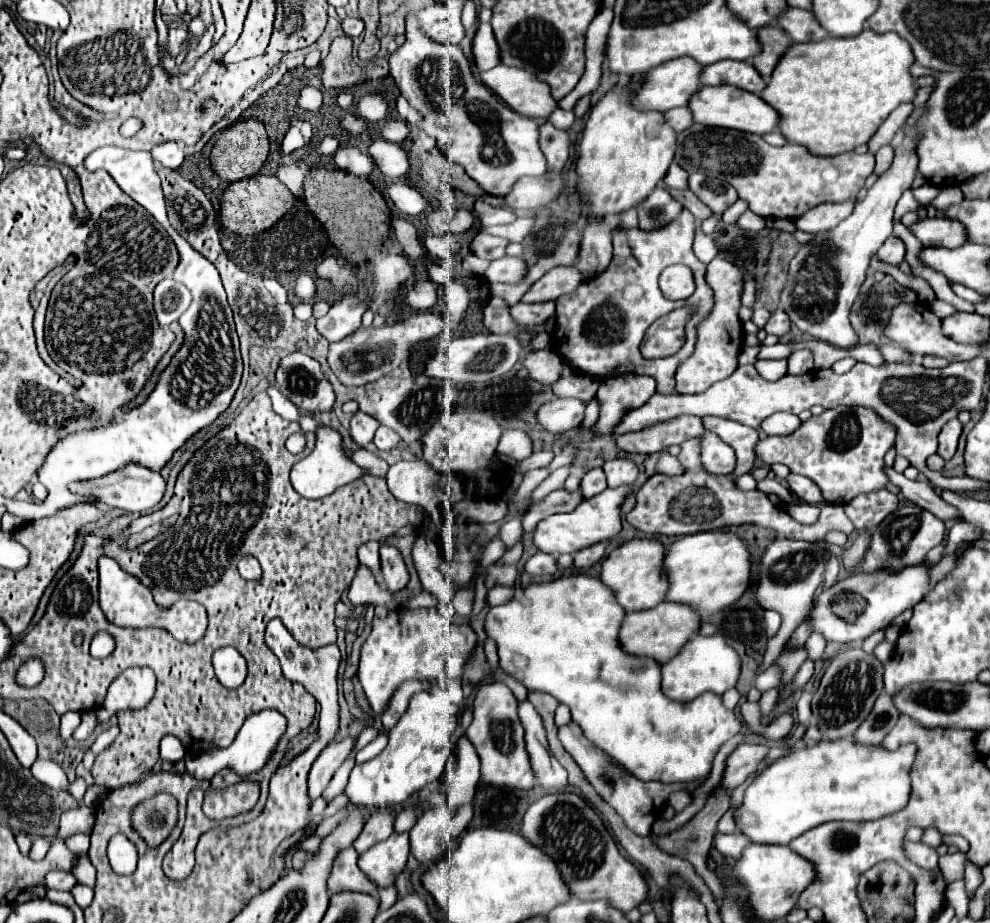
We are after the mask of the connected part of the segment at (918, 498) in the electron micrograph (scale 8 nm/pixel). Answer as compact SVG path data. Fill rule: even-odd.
M887 465L883 467L883 471L885 471L887 479L889 479L893 485L897 485L897 487L901 489L901 493L905 495L905 499L909 499L911 503L915 503L915 505L919 505L919 507L923 507L923 509L927 509L927 511L933 511L933 515L937 515L937 517L943 519L943 521L949 521L949 519L953 519L953 517L959 515L957 509L955 509L953 505L945 503L945 501L933 491L933 487L931 487L929 483L911 481L911 479L907 479L903 473L897 473L897 471L893 471L893 467L887 467Z

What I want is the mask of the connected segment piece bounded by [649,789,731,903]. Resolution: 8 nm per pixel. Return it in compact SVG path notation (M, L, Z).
M719 789L719 791L715 791L715 793L707 799L705 807L703 807L703 809L701 809L689 823L685 823L683 827L675 829L675 831L671 831L669 835L663 835L663 837L657 837L657 835L653 835L653 833L649 835L649 837L653 839L653 843L655 843L663 853L667 853L667 855L675 855L675 857L681 857L681 859L687 859L687 861L695 867L697 875L705 881L705 885L707 885L709 891L713 893L715 903L719 903L719 901L723 899L723 895L725 895L725 887L723 887L723 883L715 877L715 873L707 869L705 859L707 859L709 849L711 849L711 845L713 845L713 835L715 835L715 829L717 829L717 821L719 821L721 815L729 809L729 801L731 801L731 793Z

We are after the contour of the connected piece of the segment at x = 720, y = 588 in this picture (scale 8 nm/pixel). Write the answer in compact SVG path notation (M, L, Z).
M709 531L685 535L667 547L665 567L669 573L667 599L707 613L717 613L739 601L751 583L751 553L745 539L735 533Z

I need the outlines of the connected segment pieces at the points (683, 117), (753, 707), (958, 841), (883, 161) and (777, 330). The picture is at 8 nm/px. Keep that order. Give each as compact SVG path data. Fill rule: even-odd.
M689 107L669 109L669 111L665 111L665 119L677 133L681 133L681 131L685 131L685 129L689 129L693 125L693 115L691 115Z
M745 701L745 703L741 705L741 717L743 717L743 719L749 719L749 725L751 725L751 727L759 725L759 719L761 719L761 715L759 715L759 703L749 703L749 701Z
M944 835L943 843L946 844L947 846L952 846L952 845L956 846L957 848L959 848L959 851L963 853L967 853L969 850L968 841L959 835L955 836Z
M885 145L885 147L881 147L881 151L875 155L875 159L877 159L877 165L875 165L875 175L881 175L881 173L885 173L887 169L889 169L889 165L891 165L891 161L893 161L893 149L889 147L889 145Z
M777 309L777 311L771 315L771 319L767 321L767 325L765 325L765 331L767 331L769 335L777 335L779 339L781 339L783 335L787 335L789 329L791 329L791 321L789 321L789 315L787 315L783 309Z

